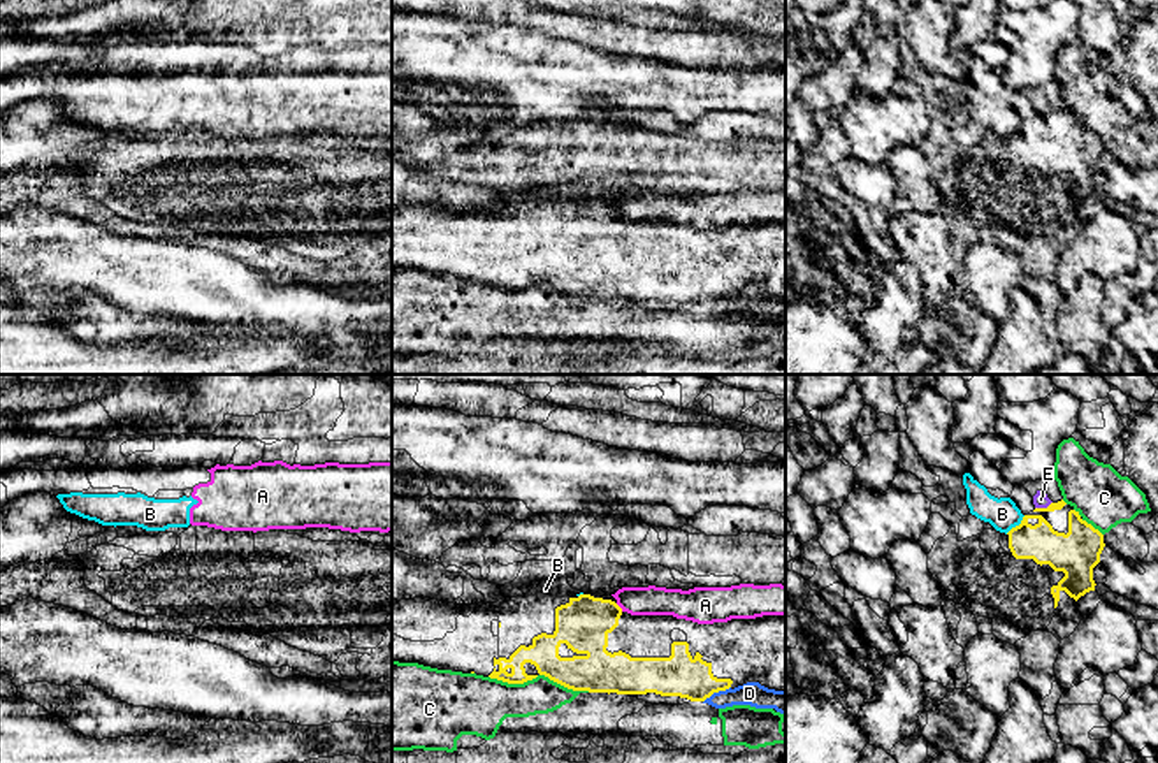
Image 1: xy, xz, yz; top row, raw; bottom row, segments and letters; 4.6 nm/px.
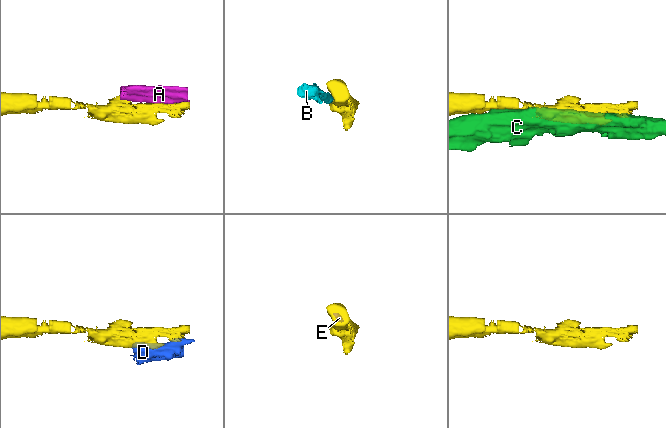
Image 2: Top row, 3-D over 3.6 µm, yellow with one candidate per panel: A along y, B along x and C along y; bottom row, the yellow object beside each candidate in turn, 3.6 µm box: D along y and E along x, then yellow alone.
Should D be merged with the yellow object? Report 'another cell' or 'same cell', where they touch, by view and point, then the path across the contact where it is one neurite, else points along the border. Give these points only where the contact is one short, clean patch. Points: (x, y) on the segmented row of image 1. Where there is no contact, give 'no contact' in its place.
another cell | xz (716, 691) | along xz (730, 686), (714, 691), (703, 702)

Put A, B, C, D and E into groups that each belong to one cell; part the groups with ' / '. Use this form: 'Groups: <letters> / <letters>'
Groups: A B / C / D / E

